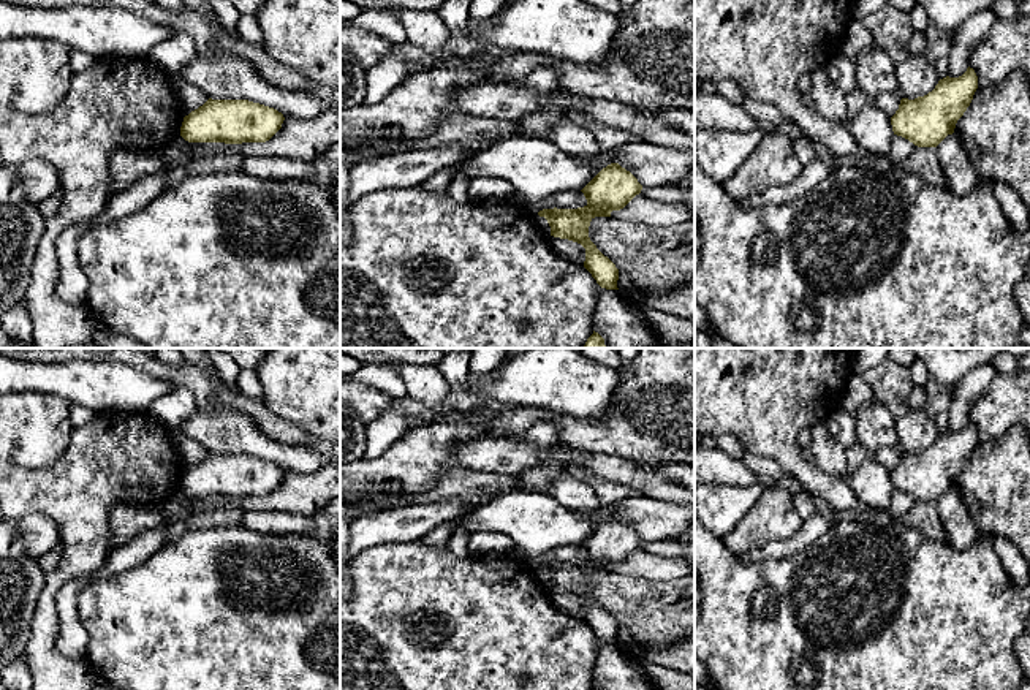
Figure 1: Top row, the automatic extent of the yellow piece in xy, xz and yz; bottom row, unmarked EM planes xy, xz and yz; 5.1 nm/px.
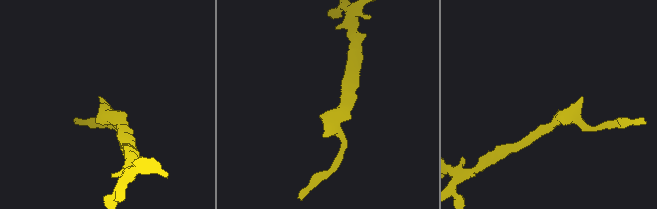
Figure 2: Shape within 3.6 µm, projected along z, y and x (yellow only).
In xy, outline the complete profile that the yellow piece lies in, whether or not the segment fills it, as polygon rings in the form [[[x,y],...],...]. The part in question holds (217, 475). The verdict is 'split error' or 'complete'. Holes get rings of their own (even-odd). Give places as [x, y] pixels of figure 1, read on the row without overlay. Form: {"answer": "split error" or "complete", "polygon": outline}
{"answer": "complete", "polygon": [[[212,454],[184,472],[180,491],[188,497],[266,497],[285,472],[274,462],[248,454]]]}

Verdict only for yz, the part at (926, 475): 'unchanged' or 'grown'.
unchanged

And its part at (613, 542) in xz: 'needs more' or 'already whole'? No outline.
already whole

